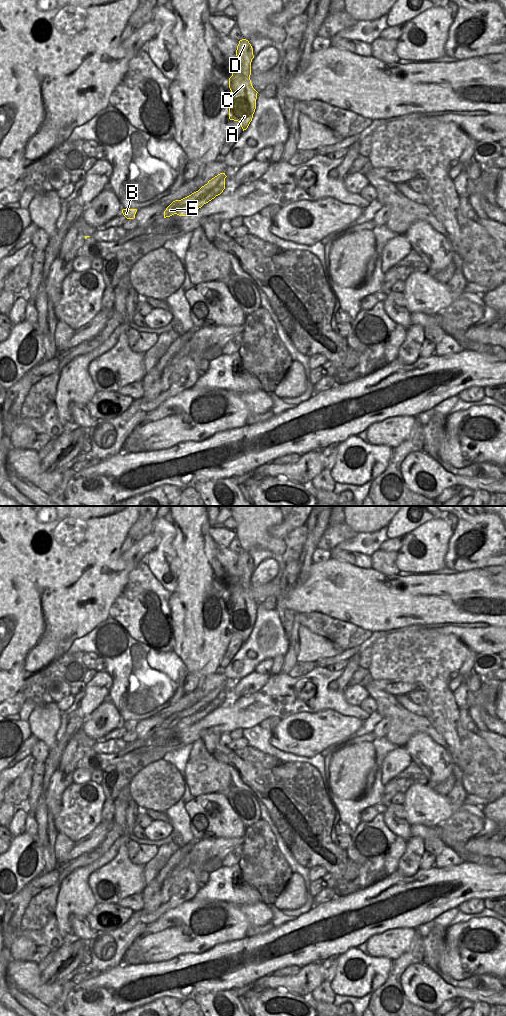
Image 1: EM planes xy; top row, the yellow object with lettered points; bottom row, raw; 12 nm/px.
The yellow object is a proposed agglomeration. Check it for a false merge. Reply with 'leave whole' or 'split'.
split

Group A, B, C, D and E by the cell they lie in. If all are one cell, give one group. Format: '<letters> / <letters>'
A C D E / B

